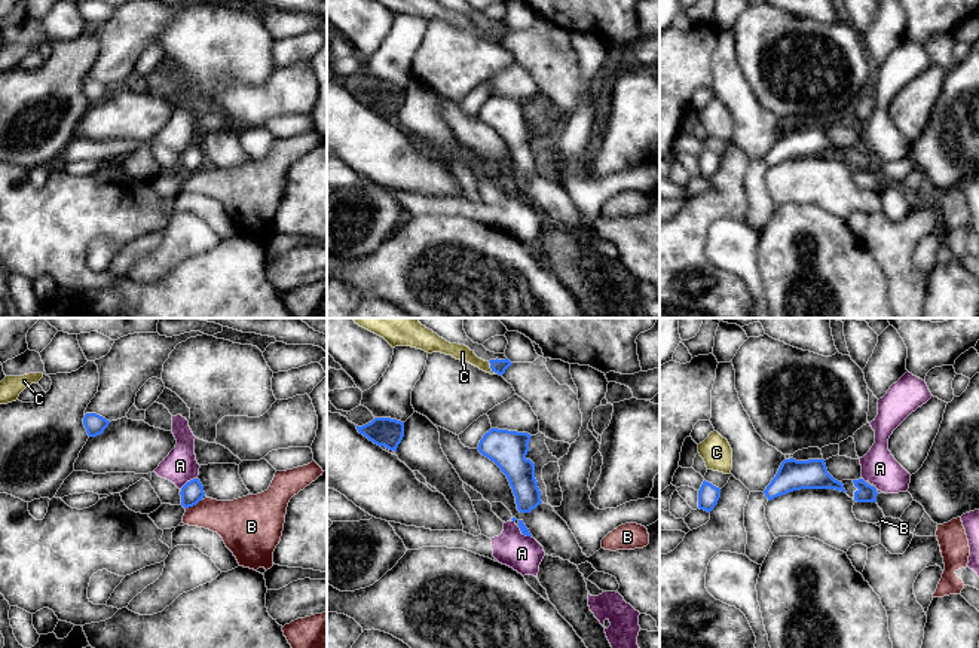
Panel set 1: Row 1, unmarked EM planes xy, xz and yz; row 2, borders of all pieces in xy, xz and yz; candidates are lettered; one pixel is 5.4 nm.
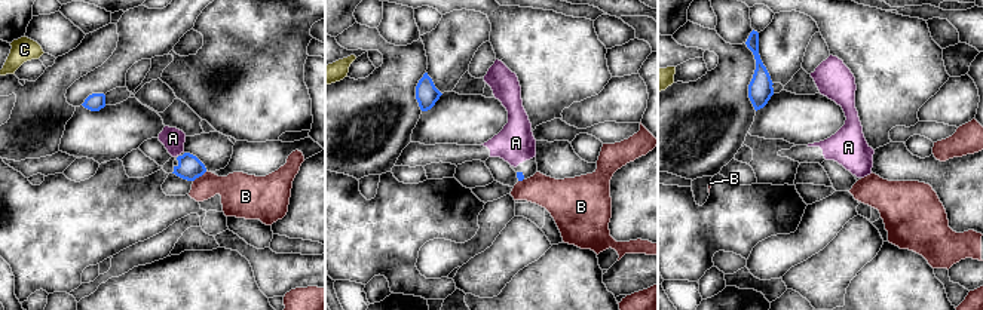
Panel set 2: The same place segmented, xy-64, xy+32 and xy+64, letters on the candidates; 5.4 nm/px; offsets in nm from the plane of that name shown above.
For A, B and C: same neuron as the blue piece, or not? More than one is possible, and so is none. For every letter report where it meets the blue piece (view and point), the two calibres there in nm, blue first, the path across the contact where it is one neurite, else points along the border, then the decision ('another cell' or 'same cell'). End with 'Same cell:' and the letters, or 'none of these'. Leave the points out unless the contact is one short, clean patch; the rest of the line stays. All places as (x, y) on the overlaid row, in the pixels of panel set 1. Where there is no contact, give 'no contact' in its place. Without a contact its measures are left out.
A: xy (187, 482) | 120/180 nm | across xy (192, 492), (187, 482), (180, 465) | same cell
B: xy (193, 504) | 120/220 nm | along xy (202, 500), (186, 509) | another cell
C: xz (492, 369) | 80/90 nm | along xz (488, 361), (498, 373) | another cell
Same cell: A

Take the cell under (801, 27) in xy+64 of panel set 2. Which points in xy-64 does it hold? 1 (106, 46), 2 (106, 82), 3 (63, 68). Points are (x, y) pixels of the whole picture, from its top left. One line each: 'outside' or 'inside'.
1: outside
2: inside
3: outside

